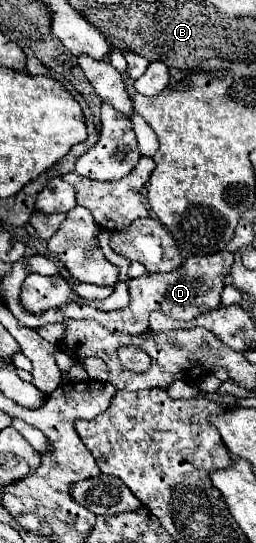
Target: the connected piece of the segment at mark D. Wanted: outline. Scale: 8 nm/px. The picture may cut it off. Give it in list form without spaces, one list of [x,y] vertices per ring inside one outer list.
[[[217,252],[213,256],[191,256],[179,268],[169,274],[153,272],[143,274],[139,278],[129,280],[131,302],[125,310],[117,312],[103,312],[93,306],[71,302],[63,304],[59,310],[65,320],[97,320],[109,332],[127,332],[127,334],[141,334],[149,330],[149,314],[155,310],[165,312],[173,320],[193,320],[201,316],[201,312],[211,312],[221,304],[221,292],[225,288],[225,276],[233,266],[233,252]]]

